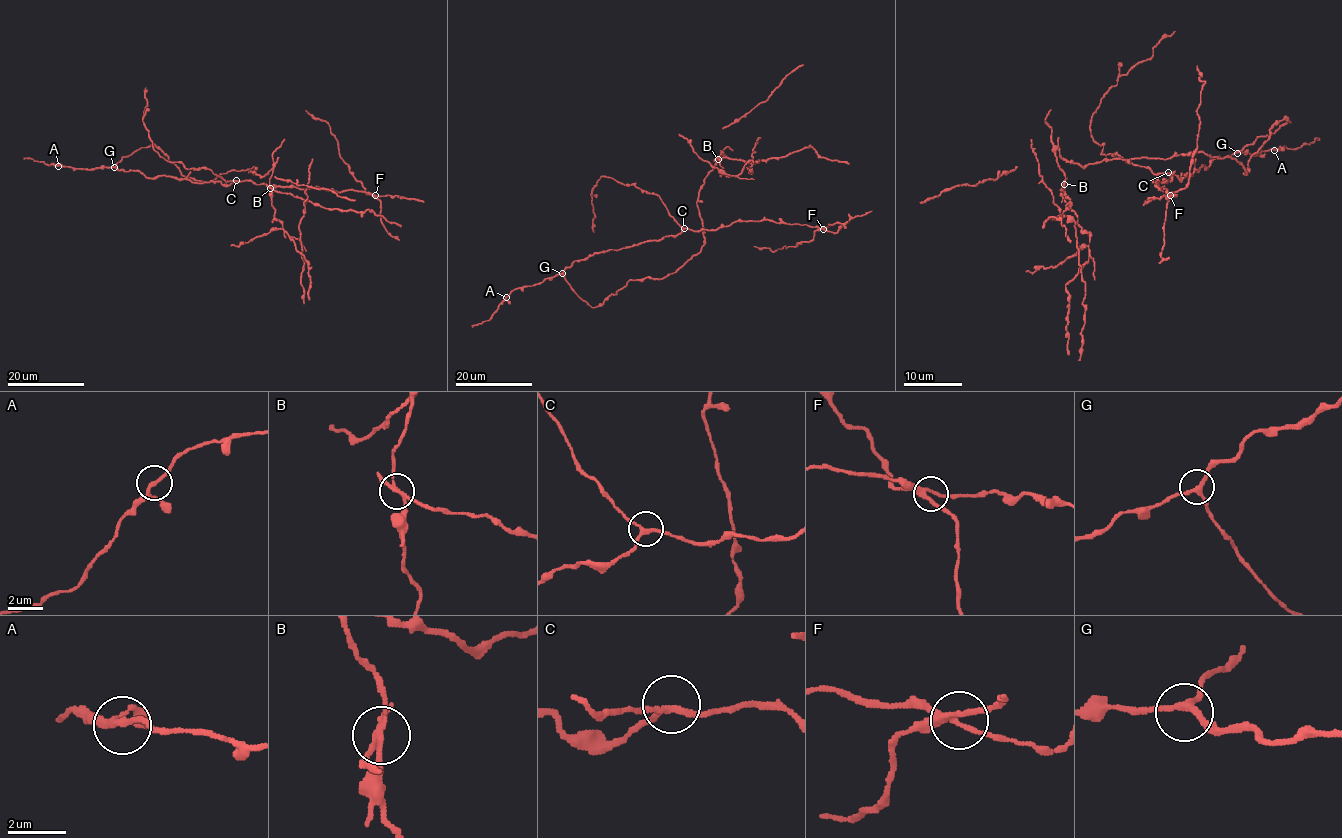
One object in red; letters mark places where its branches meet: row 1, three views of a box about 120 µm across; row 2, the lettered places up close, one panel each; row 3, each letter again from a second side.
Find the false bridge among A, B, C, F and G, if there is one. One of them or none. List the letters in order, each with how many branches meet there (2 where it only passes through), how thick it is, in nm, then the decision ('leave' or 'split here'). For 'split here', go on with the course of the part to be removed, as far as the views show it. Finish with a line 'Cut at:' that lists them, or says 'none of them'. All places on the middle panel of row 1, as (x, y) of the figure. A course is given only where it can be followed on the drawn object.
A: 3 | 190 nm | leave
B: 4 | 170 nm | split here | (718, 160), (727, 176), (738, 175), (751, 166), (752, 155), (756, 152), (753, 149), (760, 137)
C: 3 | 180 nm | leave
F: 4 | 220 nm | leave
G: 3 | 200 nm | leave
Cut at: B

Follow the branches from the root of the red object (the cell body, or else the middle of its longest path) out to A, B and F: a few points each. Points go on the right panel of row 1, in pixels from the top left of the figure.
A: (1283, 125), (1272, 134), (1258, 137), (1239, 151), (1255, 156), (1274, 150)
B: (1283, 125), (1290, 122), (1272, 126), (1246, 175), (1234, 159), (1201, 151), (1084, 166), (1059, 156), (1065, 183)
F: (1283, 125), (1215, 157), (1207, 169), (1202, 164), (1180, 179), (1173, 172), (1170, 181), (1155, 183), (1170, 195)

